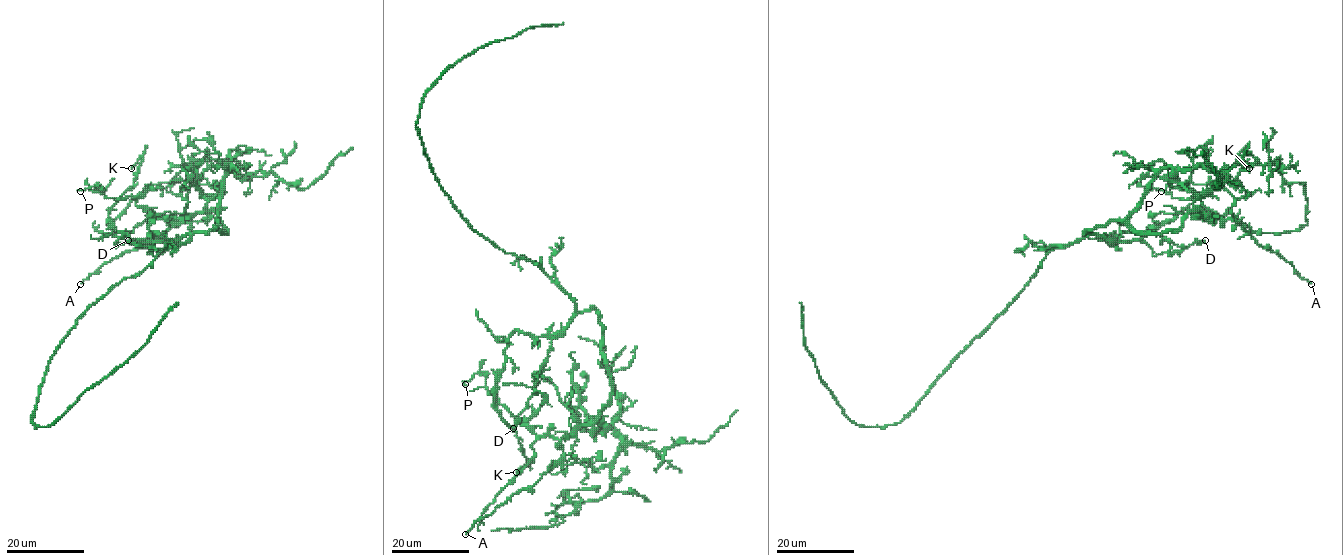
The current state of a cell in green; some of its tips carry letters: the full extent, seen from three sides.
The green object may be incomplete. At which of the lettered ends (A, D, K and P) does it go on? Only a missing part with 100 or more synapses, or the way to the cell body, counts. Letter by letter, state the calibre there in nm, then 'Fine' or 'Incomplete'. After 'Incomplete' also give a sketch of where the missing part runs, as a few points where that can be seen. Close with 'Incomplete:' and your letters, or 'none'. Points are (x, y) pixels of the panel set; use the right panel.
A: Thickness 120 nm. Fine
D: Thickness 180 nm. Fine
K: Thickness 160 nm. Fine
P: Thickness 150 nm. Fine
Incomplete: none

